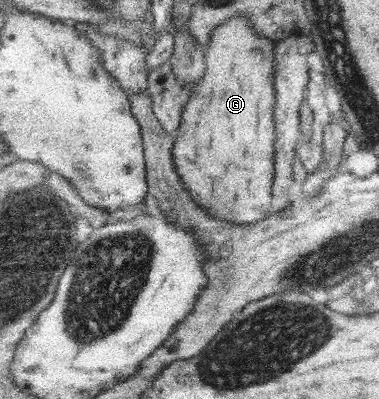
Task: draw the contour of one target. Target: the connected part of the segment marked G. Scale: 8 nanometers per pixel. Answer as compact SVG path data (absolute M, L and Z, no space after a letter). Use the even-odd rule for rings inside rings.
M237 16L218 25L209 46L204 48L207 69L186 105L173 155L177 173L194 201L217 219L237 224L255 223L275 210L272 197L276 177L276 49L277 43L258 33L247 16Z

